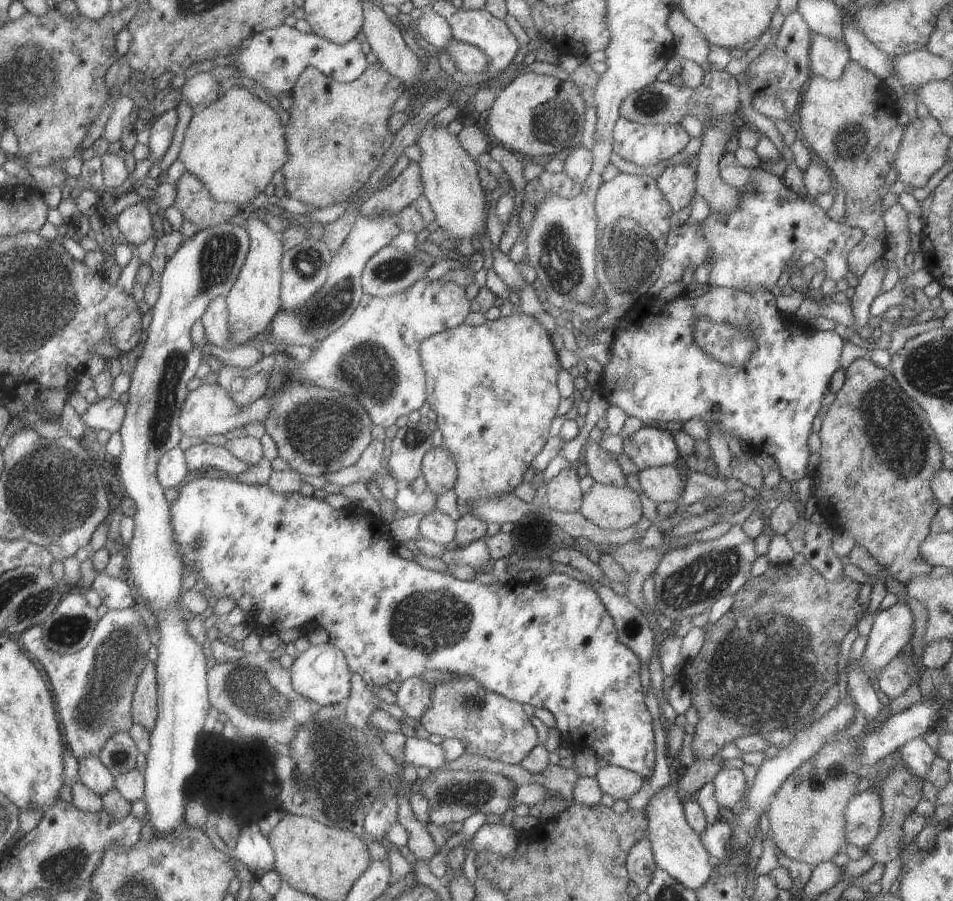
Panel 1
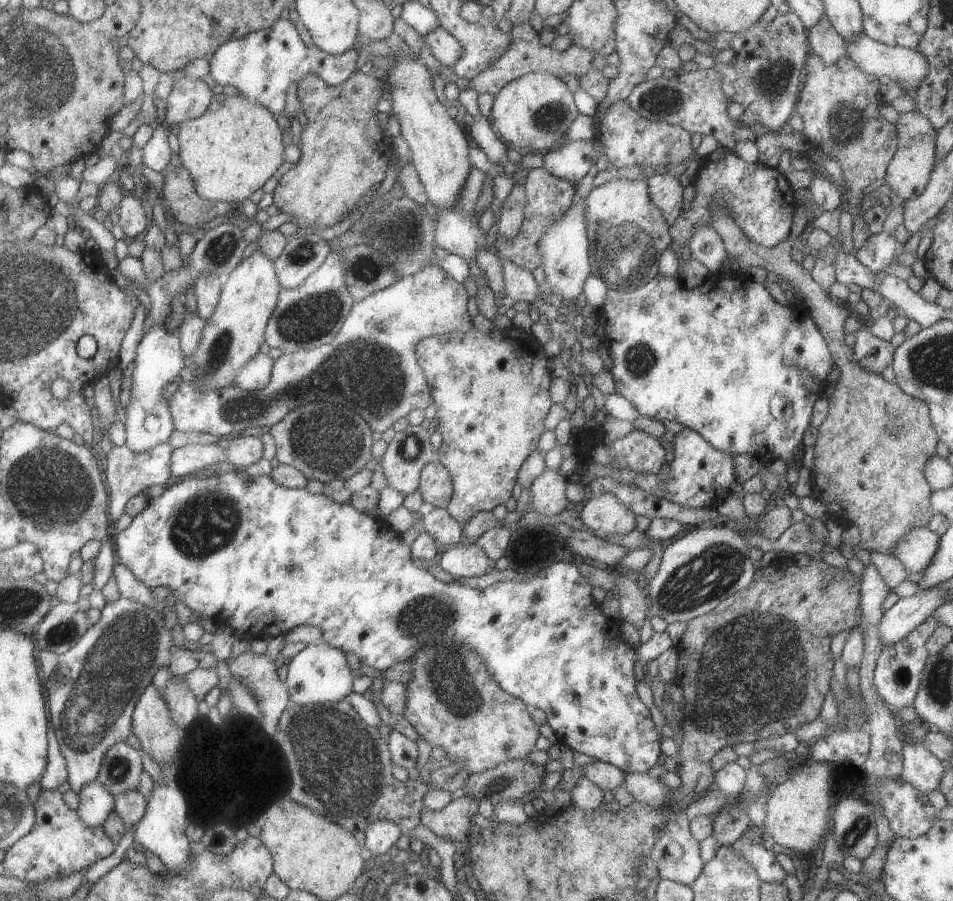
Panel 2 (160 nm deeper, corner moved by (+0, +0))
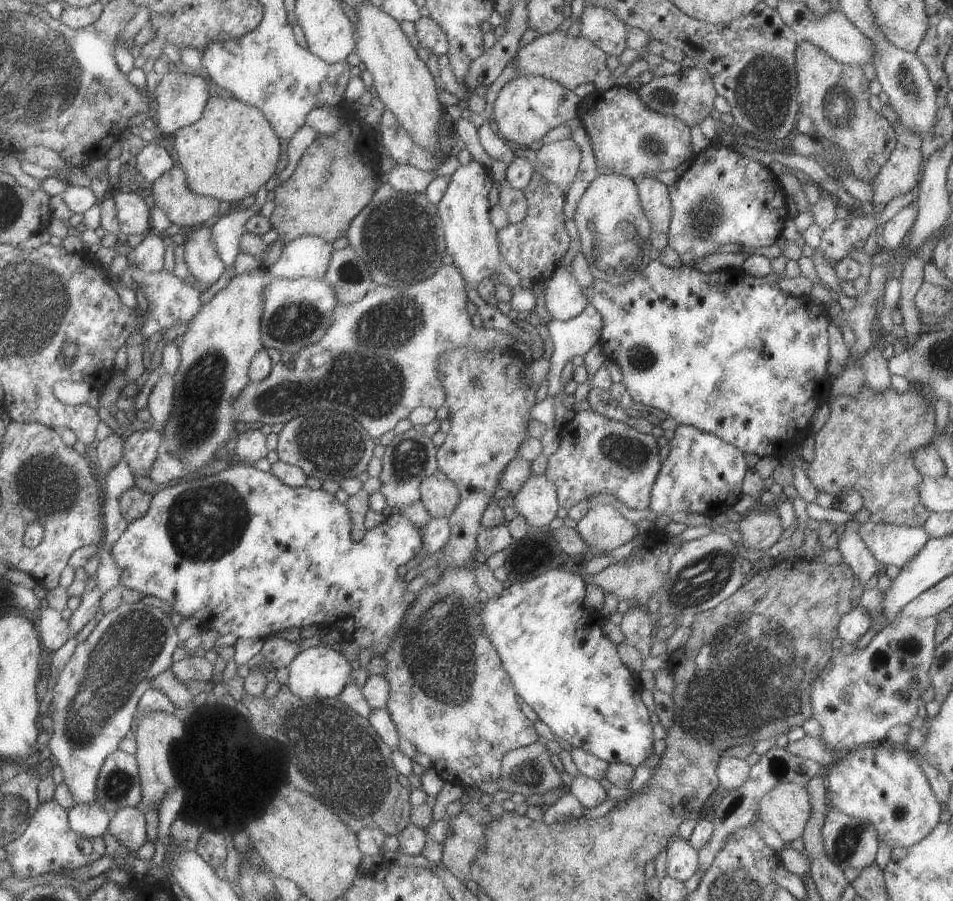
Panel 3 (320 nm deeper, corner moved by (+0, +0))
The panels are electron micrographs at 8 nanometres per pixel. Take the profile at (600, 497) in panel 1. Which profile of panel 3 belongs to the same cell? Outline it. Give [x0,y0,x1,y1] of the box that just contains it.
[574,499,636,550]

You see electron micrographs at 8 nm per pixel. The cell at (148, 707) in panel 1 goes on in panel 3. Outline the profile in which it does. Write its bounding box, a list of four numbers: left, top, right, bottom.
[133,711,184,812]

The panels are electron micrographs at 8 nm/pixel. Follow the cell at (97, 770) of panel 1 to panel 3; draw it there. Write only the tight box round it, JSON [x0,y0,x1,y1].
[67,800,110,838]

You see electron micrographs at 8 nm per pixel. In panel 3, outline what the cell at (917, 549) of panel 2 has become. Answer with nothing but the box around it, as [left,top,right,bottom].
[859,520,927,566]

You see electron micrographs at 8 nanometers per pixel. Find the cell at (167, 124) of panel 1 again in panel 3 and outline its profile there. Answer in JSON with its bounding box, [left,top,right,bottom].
[134,143,174,183]

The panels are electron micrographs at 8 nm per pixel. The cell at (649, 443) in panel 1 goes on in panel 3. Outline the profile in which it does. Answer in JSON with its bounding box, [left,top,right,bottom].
[544,409,661,511]

